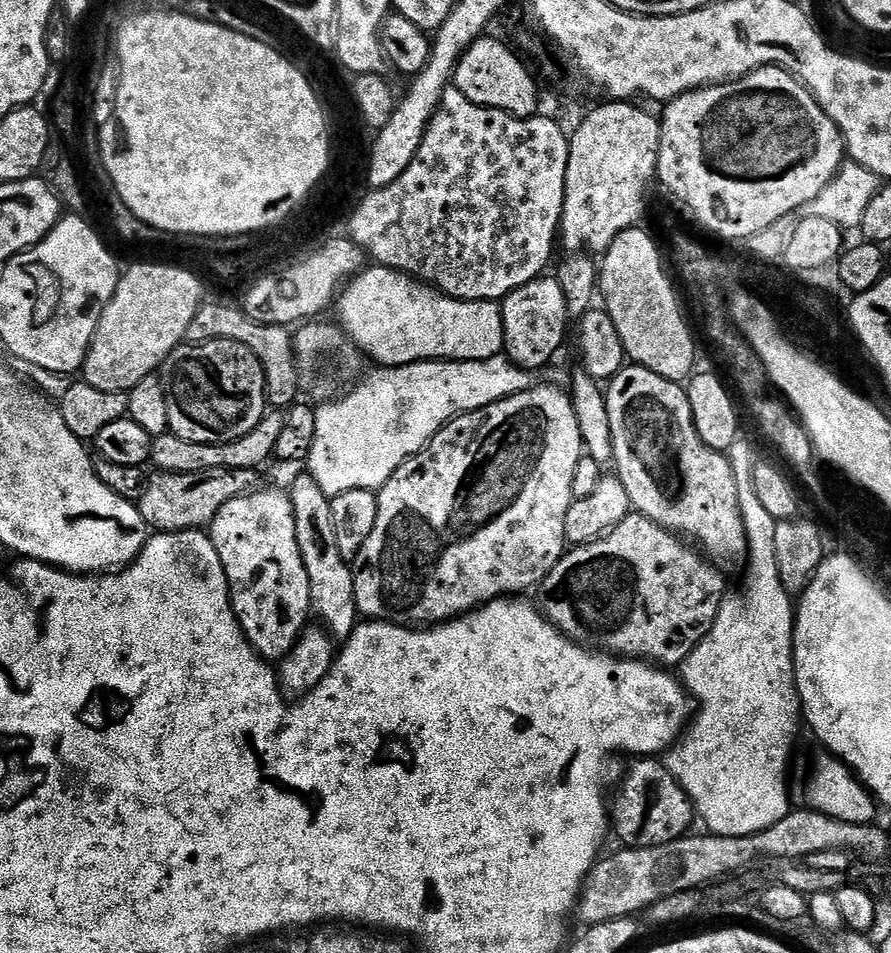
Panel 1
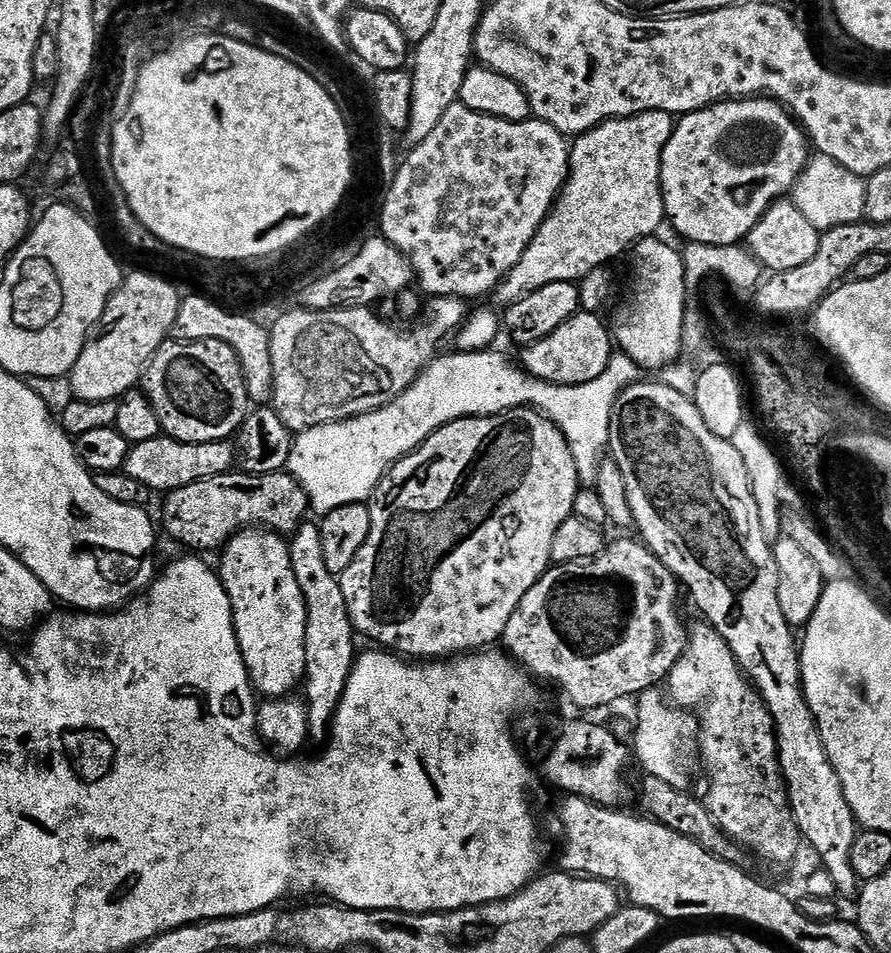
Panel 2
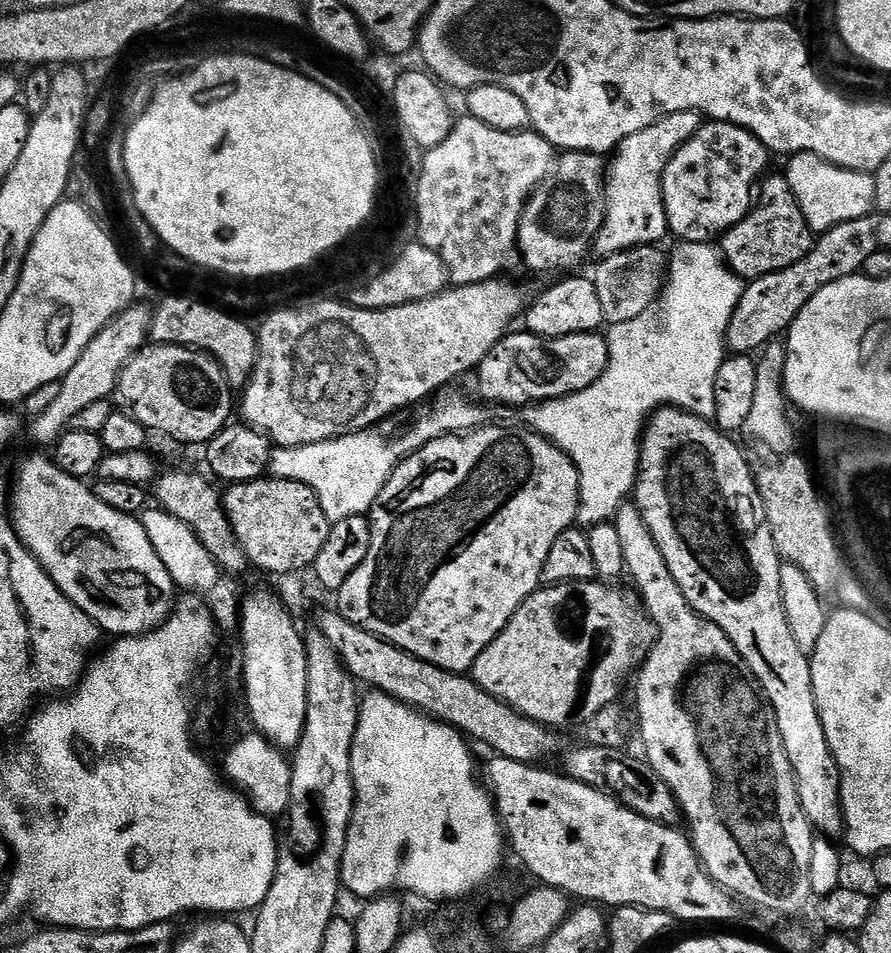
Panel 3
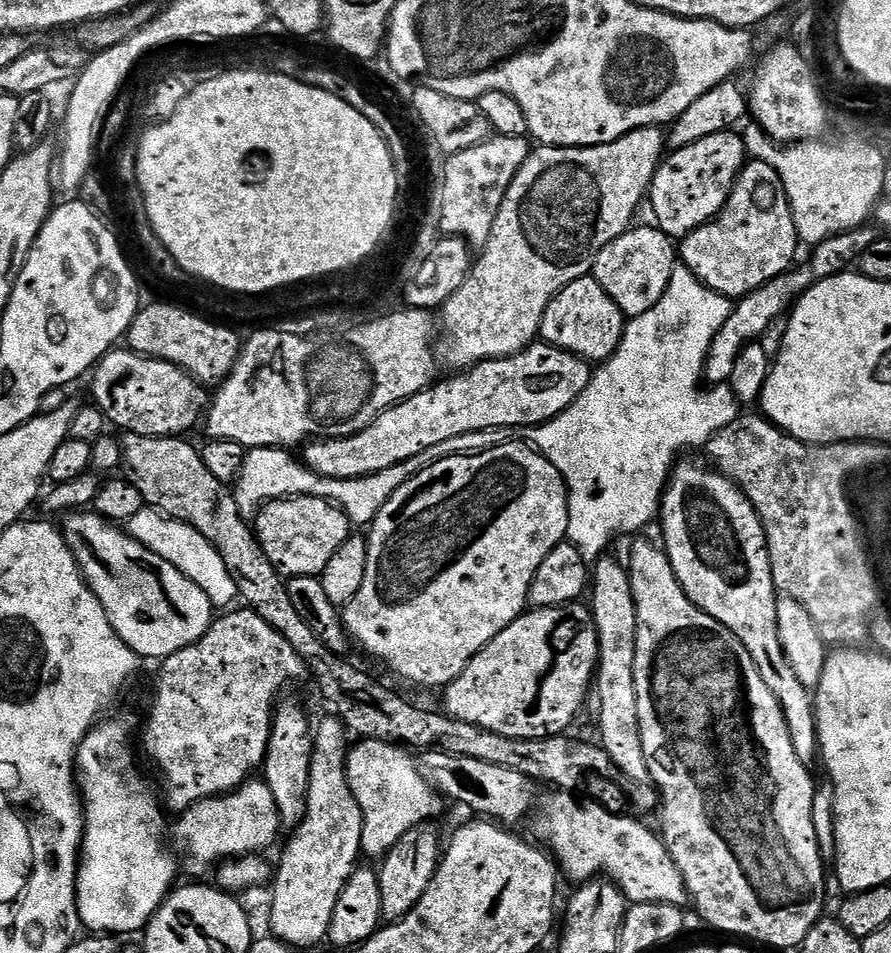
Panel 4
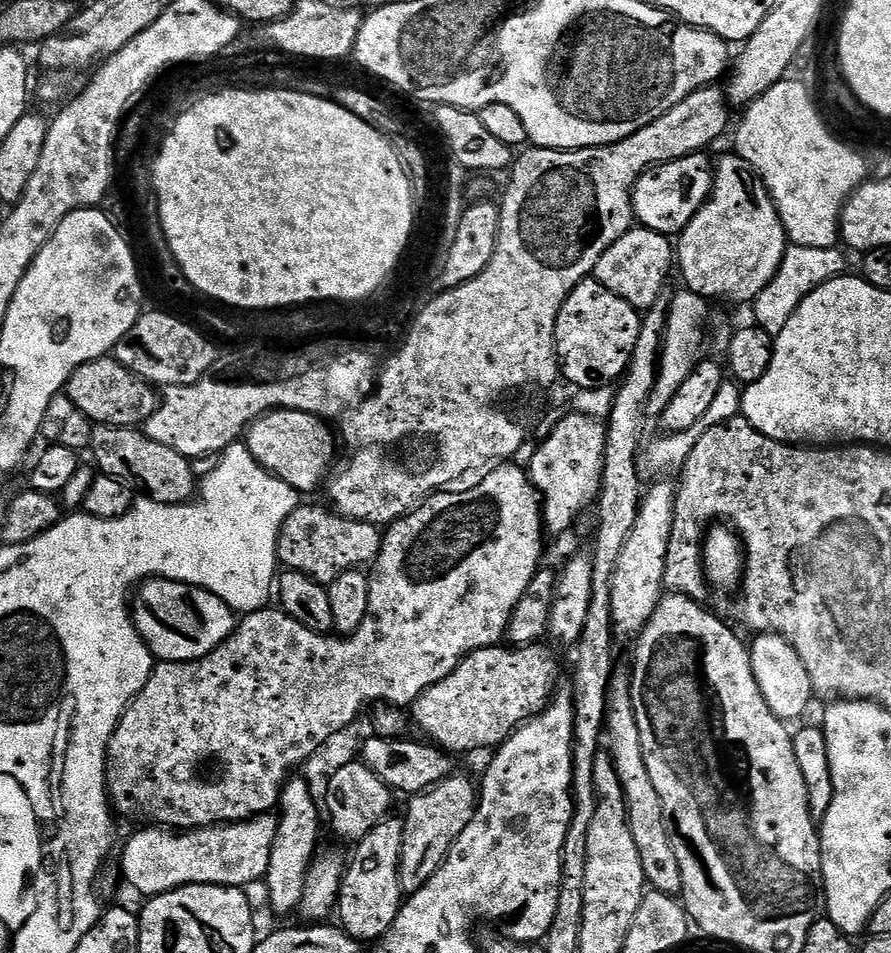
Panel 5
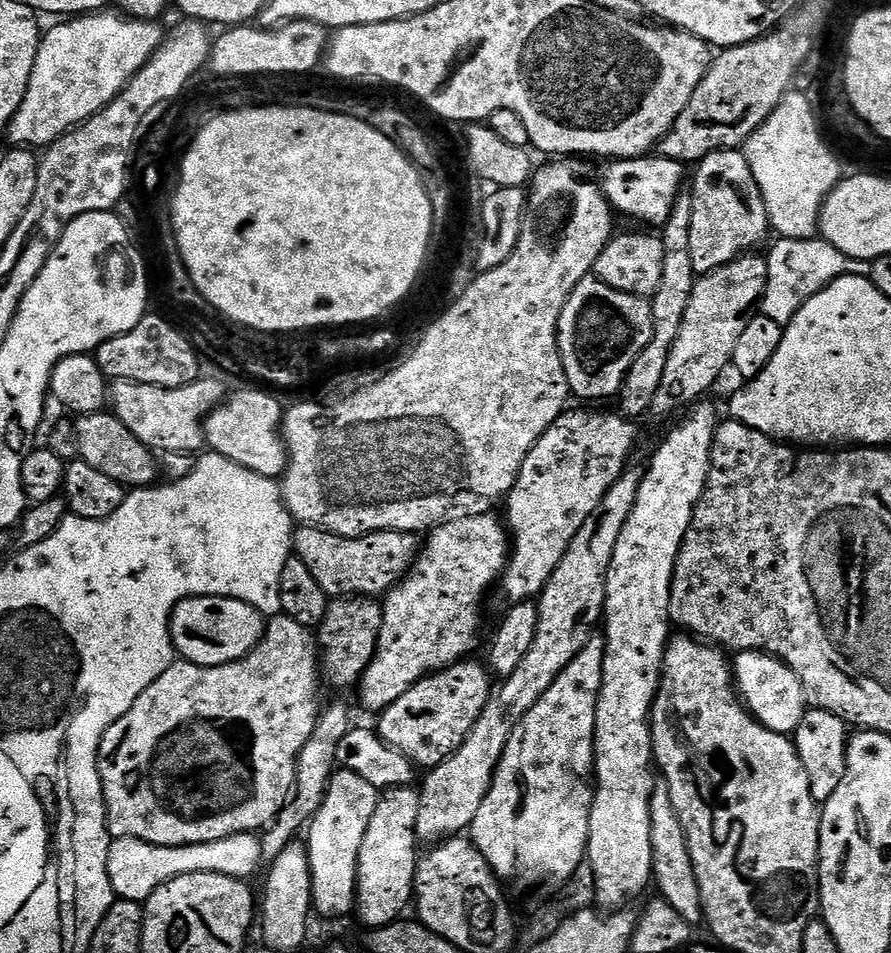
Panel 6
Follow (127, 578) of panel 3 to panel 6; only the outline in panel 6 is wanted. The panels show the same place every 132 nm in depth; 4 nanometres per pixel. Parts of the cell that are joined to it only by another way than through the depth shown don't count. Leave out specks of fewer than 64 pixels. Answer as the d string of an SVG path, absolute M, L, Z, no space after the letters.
M191 596L172 611L172 646L189 664L217 668L247 656L264 637L266 617L254 606L229 596Z

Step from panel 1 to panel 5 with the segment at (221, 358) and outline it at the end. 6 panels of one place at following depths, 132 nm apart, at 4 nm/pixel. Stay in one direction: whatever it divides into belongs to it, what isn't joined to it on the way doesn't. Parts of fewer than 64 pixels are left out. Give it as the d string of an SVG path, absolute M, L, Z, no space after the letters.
M114 358L92 360L77 368L68 379L66 396L72 399L71 407L86 414L93 425L107 424L114 428L131 428L139 425L158 403L153 385L147 384L141 376L126 370Z

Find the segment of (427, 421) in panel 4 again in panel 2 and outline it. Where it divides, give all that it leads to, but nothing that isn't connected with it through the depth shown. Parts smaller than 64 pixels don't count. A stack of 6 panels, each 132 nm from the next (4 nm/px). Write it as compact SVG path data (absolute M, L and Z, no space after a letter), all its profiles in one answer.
M583 310L576 313L554 330L546 338L527 345L524 352L518 356L524 371L532 376L542 378L546 382L554 382L562 386L578 386L586 382L594 382L594 378L601 376L614 354L614 336L606 325L600 321L601 317L594 312Z

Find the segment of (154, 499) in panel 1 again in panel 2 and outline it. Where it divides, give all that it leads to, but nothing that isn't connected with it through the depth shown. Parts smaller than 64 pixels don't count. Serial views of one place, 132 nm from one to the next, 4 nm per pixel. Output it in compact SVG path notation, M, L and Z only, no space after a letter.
M243 470L223 472L217 476L202 478L198 482L190 482L190 486L182 486L178 490L168 492L163 498L165 498L165 530L178 543L185 544L188 547L185 549L199 550L201 553L208 552L211 548L223 549L237 532L253 526L263 526L265 529L281 534L291 534L305 523L307 516L304 515L309 515L310 512L306 490L287 470L270 474L250 474Z

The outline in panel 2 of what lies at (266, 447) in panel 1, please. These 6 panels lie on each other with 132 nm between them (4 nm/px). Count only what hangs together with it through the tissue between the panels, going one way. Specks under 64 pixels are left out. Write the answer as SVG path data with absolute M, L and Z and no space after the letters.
M158 435L147 442L133 445L124 463L123 471L128 476L142 482L153 492L173 492L182 486L190 486L190 482L198 482L202 478L217 476L223 472L233 471L238 460L238 452L231 448L228 440L214 442L178 442L166 435Z

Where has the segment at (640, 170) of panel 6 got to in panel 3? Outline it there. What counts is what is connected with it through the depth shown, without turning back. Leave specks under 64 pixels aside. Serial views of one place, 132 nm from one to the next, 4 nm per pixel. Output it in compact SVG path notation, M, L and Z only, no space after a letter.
M705 123L672 155L664 171L662 194L669 233L676 235L677 241L690 244L723 237L752 209L754 189L769 171L768 159L770 153L764 143L745 128L736 124Z

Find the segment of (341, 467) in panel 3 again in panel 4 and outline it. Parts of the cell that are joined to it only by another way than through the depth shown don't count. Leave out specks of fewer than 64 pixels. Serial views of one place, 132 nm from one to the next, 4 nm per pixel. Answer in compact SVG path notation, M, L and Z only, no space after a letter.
M250 448L247 449L244 457L244 465L240 471L240 479L235 481L234 495L241 512L245 514L252 514L261 506L268 503L270 500L285 500L287 496L317 496L323 500L330 500L332 503L338 505L353 525L363 526L371 525L372 519L382 510L384 503L390 498L390 494L394 494L394 490L402 482L402 476L399 476L399 471L393 470L390 472L379 472L376 476L363 476L357 480L335 480L334 478L326 478L320 476L317 472L311 472L308 465L296 460L292 457L291 451L283 448Z

